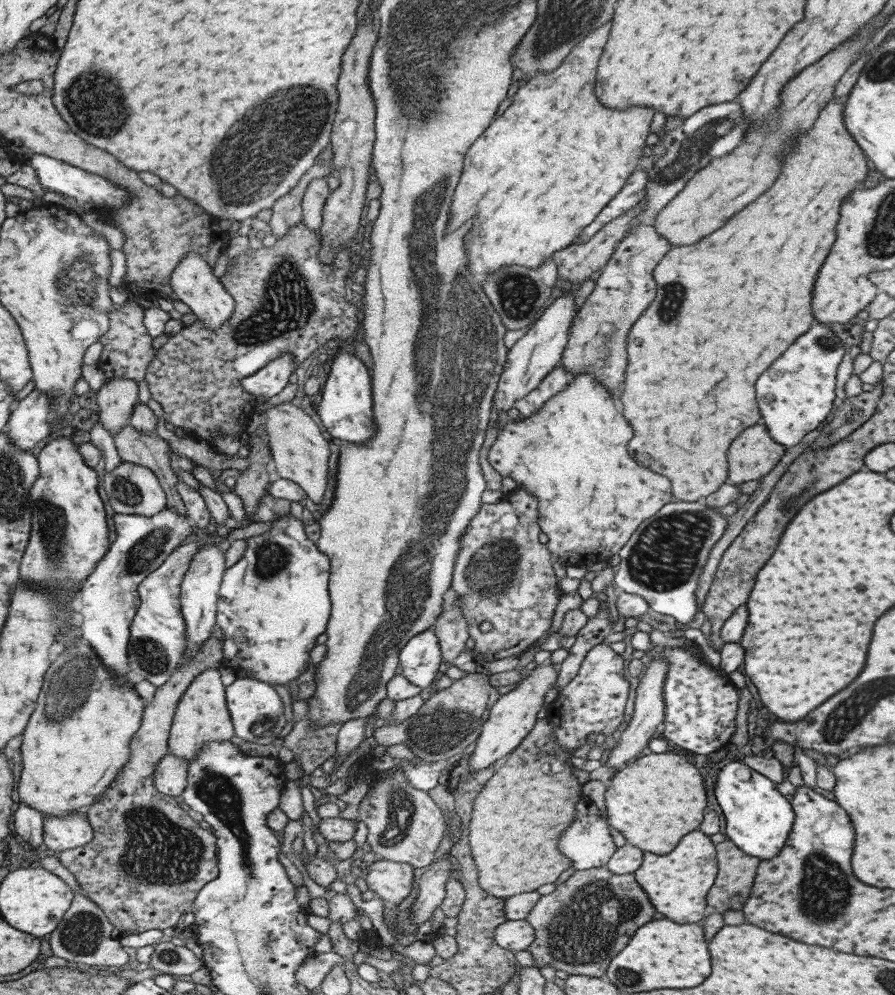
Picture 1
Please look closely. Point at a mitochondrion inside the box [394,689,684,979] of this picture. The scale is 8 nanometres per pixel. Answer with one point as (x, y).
(586, 929)

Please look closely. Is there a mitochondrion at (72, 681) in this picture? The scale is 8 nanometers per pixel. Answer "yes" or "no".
yes

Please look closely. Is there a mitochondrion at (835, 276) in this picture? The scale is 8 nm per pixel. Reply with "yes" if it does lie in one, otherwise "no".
no

